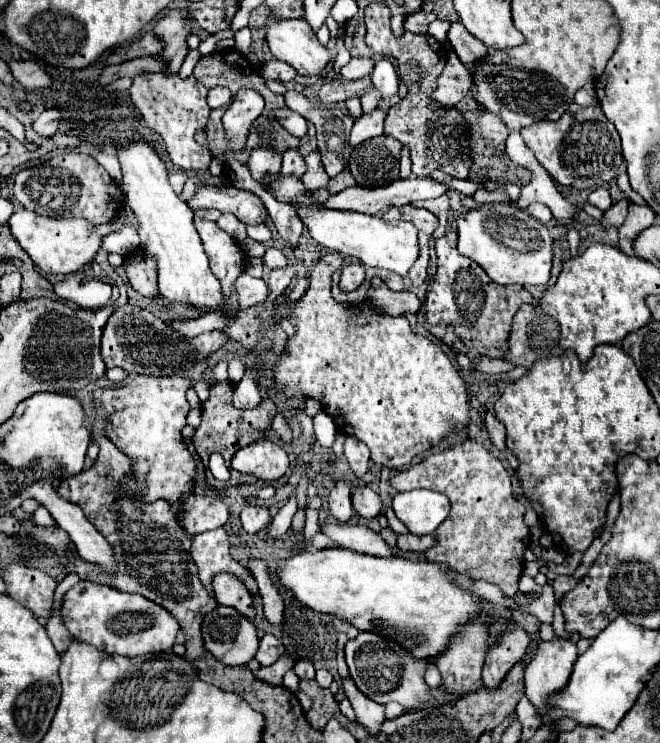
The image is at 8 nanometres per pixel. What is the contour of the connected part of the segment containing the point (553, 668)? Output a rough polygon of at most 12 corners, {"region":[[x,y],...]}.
{"region":[[539,643],[525,669],[525,695],[539,715],[569,683],[577,647]]}

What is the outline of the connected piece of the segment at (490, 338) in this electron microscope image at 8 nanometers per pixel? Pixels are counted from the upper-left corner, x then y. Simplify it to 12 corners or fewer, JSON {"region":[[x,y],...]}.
{"region":[[435,241],[423,325],[469,359],[503,359],[515,311],[537,299],[489,281]]}

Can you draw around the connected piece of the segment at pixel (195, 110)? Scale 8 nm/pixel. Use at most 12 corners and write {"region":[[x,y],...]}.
{"region":[[141,73],[133,105],[175,165],[205,171],[207,87],[195,77]]}

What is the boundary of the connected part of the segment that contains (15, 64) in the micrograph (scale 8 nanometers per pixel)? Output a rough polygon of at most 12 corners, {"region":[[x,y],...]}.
{"region":[[9,61],[27,91],[47,91],[51,75],[35,61]]}

